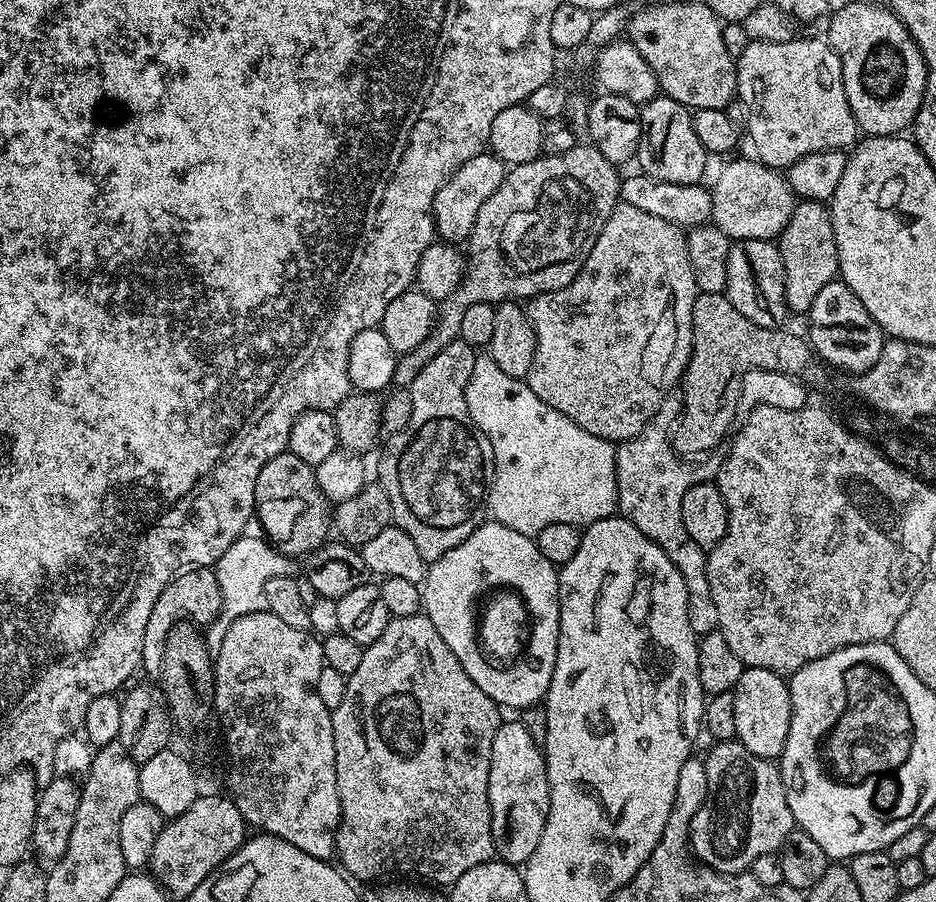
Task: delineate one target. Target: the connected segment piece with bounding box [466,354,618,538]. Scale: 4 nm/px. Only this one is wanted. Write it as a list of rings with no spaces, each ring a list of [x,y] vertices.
[[[487,354],[477,355],[474,362],[474,374],[470,374],[470,382],[466,386],[466,406],[468,407],[468,420],[475,424],[478,430],[482,430],[482,434],[486,434],[486,438],[490,438],[490,442],[494,446],[496,477],[492,479],[488,510],[495,523],[510,526],[510,530],[518,530],[518,534],[526,534],[535,538],[546,526],[550,526],[554,522],[587,526],[596,520],[617,515],[616,444],[613,441],[598,438],[598,434],[590,434],[590,430],[582,430],[582,426],[578,426],[578,422],[570,422],[570,418],[566,418],[566,414],[558,414],[558,410],[554,410],[554,406],[546,406],[546,402],[542,402],[542,398],[538,398],[538,394],[534,394],[534,390],[530,390],[527,379],[510,378],[510,374],[503,372],[498,366],[498,362],[494,362],[492,357]]]

